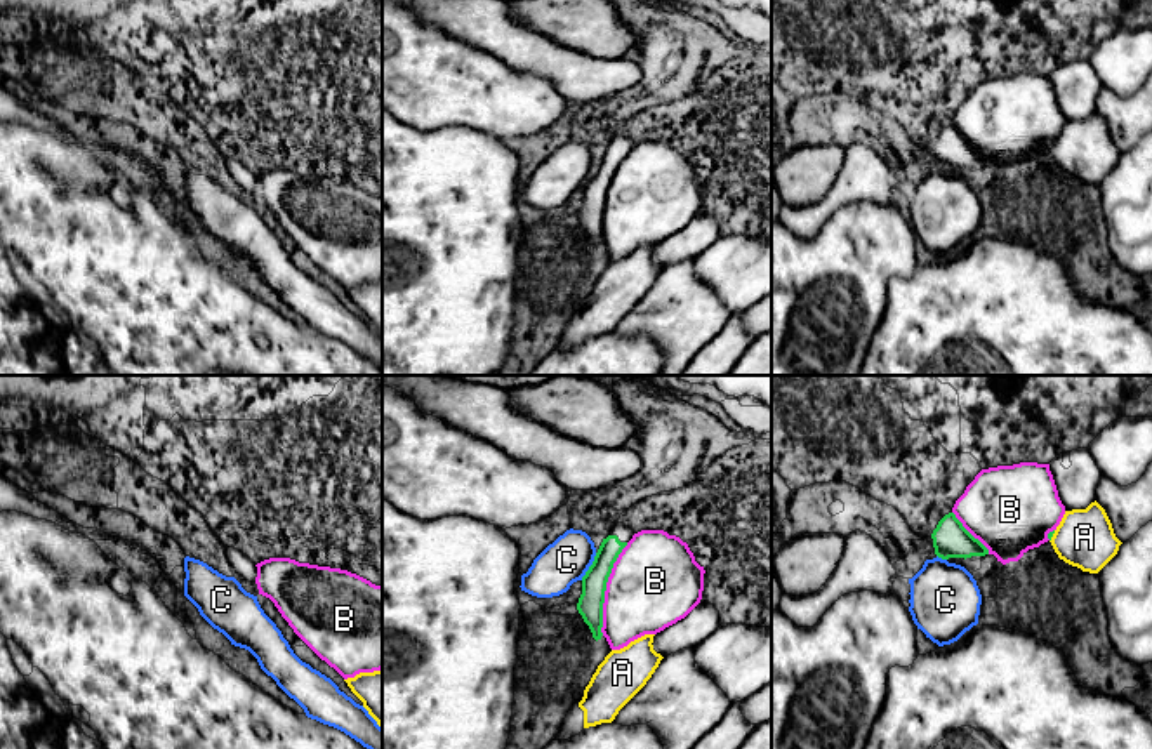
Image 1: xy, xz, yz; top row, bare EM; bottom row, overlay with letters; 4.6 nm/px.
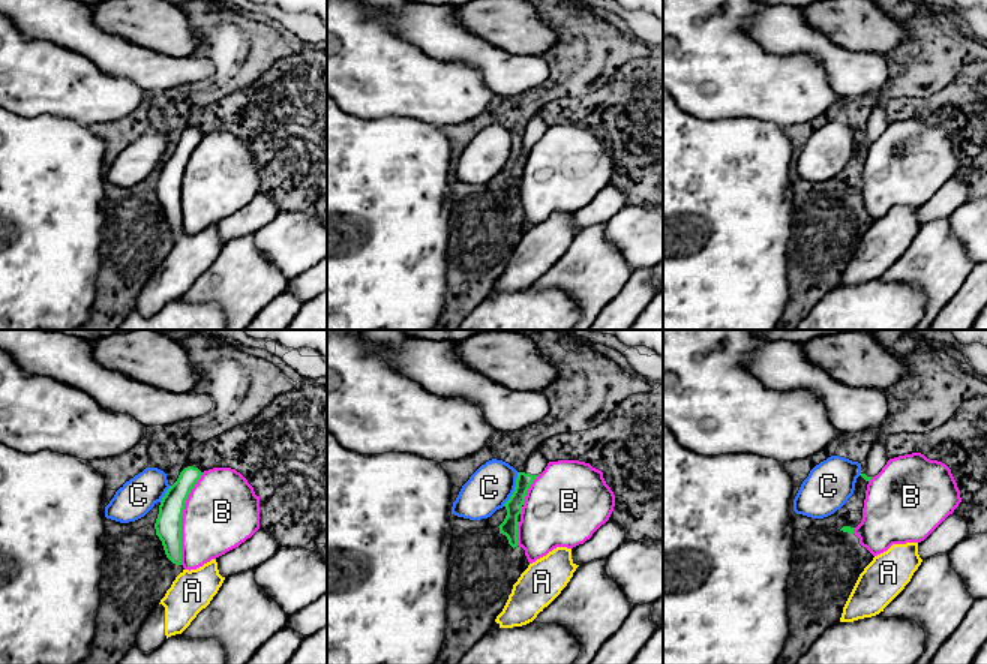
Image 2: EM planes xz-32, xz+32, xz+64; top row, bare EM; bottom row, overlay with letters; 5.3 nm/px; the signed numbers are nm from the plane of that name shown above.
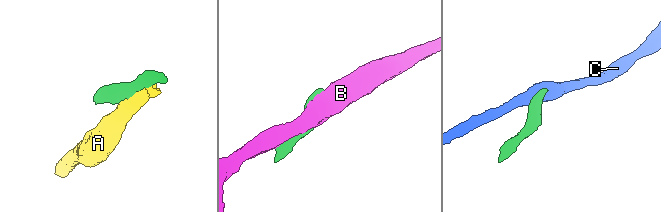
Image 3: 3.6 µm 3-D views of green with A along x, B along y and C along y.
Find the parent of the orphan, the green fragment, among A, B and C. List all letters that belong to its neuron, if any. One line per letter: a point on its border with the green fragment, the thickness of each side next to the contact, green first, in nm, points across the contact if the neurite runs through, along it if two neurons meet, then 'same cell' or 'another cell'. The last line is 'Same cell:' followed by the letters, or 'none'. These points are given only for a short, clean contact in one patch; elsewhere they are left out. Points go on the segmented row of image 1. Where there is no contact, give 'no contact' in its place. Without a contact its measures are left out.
A: yz (1052, 536) | 20/280 nm | another cell
B: xz (605, 589) | 120/420 nm | another cell
C: xz (589, 567) | 120/200 nm | along xz (596, 553), (581, 579) | another cell
Same cell: none

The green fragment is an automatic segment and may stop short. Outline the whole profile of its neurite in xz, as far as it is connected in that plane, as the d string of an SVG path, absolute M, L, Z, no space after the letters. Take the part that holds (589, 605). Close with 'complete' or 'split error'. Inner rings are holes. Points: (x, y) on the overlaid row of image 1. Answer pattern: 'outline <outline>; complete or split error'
outline M617 523L610 535L603 539L593 565L582 577L582 594L577 610L589 626L593 638L601 640L603 633L603 603L606 582L622 549L632 539L632 530L624 523Z; split error

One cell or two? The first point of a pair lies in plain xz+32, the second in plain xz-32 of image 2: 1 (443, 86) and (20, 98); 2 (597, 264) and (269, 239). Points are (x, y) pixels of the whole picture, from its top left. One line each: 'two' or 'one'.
1: one
2: two

